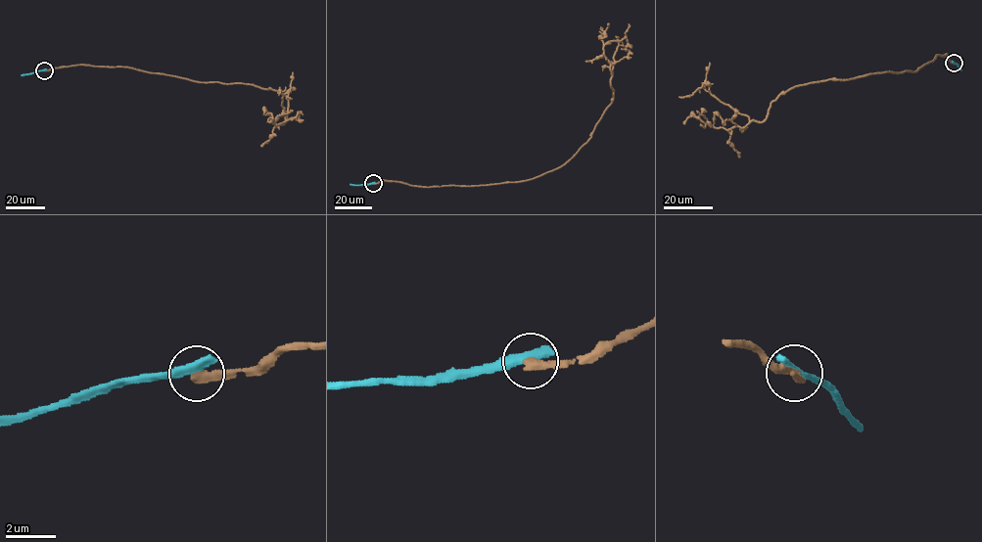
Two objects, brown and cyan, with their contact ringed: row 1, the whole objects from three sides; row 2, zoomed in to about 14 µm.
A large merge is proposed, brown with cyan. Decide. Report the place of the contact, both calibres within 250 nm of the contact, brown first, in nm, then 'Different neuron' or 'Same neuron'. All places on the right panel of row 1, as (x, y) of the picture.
Place: (954, 63). Thickness 400 nm (brown) against 500 nm. Different neuron

